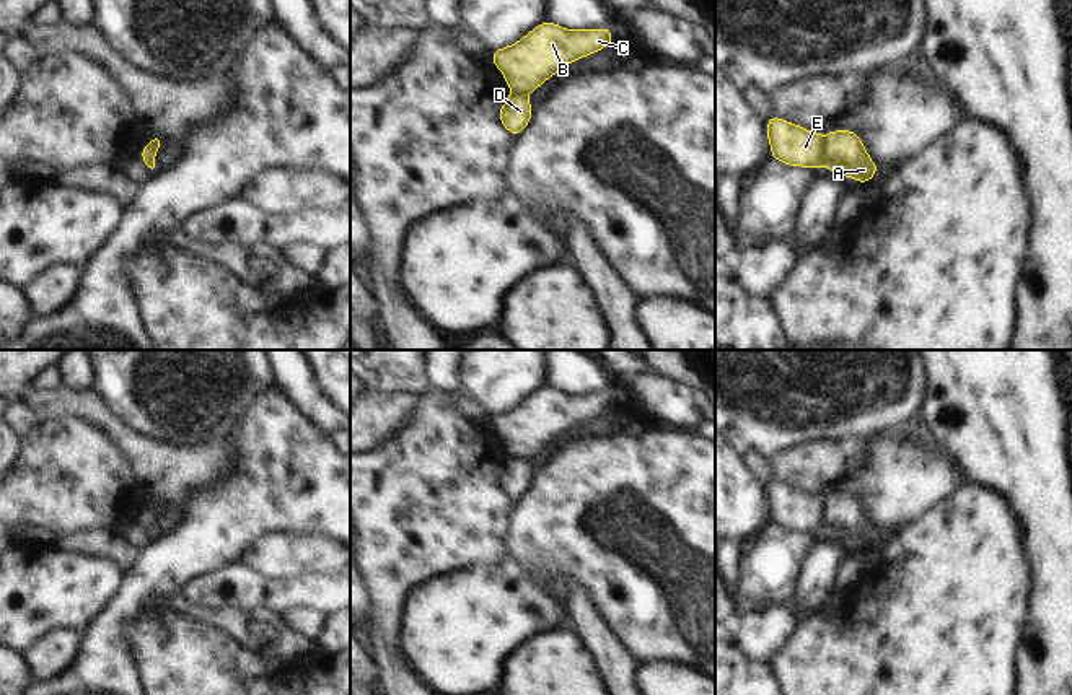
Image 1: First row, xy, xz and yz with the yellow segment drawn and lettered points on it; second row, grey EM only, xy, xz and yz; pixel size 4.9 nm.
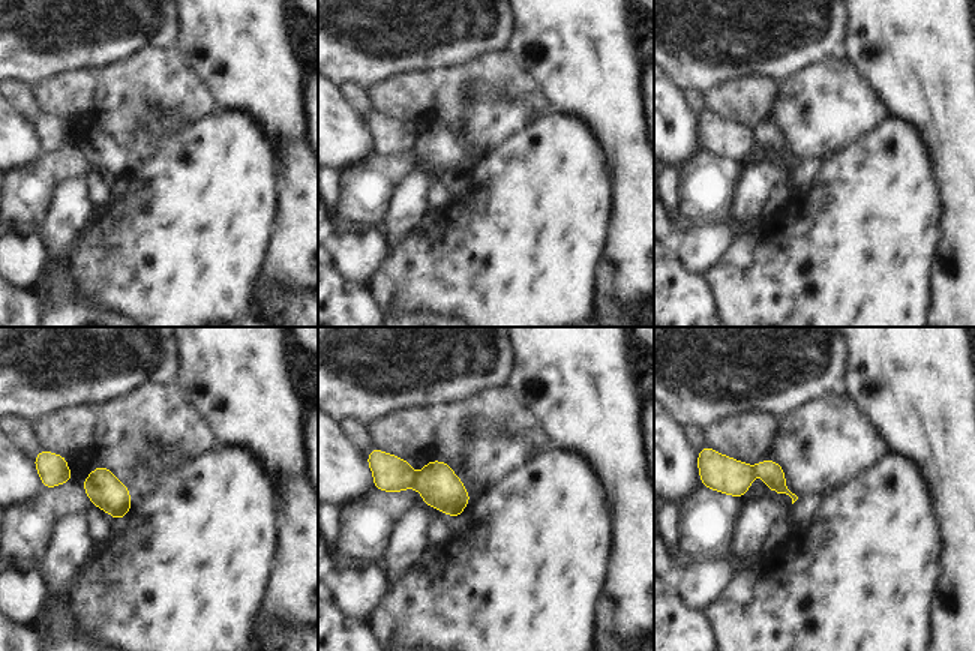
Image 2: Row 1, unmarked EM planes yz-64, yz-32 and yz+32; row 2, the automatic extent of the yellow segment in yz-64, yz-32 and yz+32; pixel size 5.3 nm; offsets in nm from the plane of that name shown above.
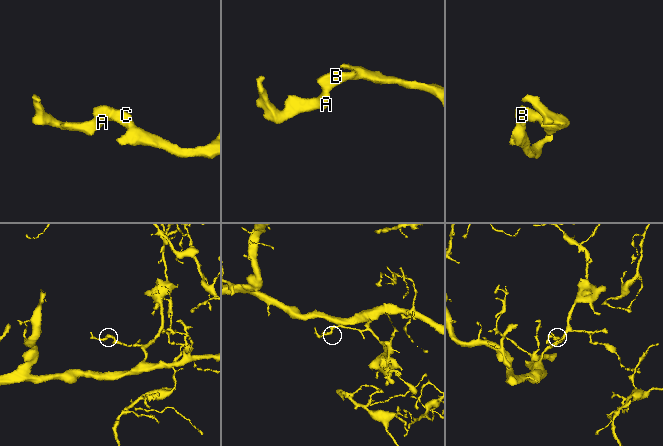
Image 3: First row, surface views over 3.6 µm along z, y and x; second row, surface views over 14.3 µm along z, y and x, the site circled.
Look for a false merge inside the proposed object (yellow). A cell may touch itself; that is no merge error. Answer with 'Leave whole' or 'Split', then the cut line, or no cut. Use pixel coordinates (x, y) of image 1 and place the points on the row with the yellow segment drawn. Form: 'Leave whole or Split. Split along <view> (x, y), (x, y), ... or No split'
Split. Split along yz (825, 140), (821, 165).

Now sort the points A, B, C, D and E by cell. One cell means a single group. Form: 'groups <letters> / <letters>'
groups A D / B C E

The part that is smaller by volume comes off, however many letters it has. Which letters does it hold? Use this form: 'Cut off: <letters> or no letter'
Cut off: A, D

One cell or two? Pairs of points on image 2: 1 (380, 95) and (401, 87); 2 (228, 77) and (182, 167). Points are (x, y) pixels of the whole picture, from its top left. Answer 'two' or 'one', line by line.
1: one
2: two

